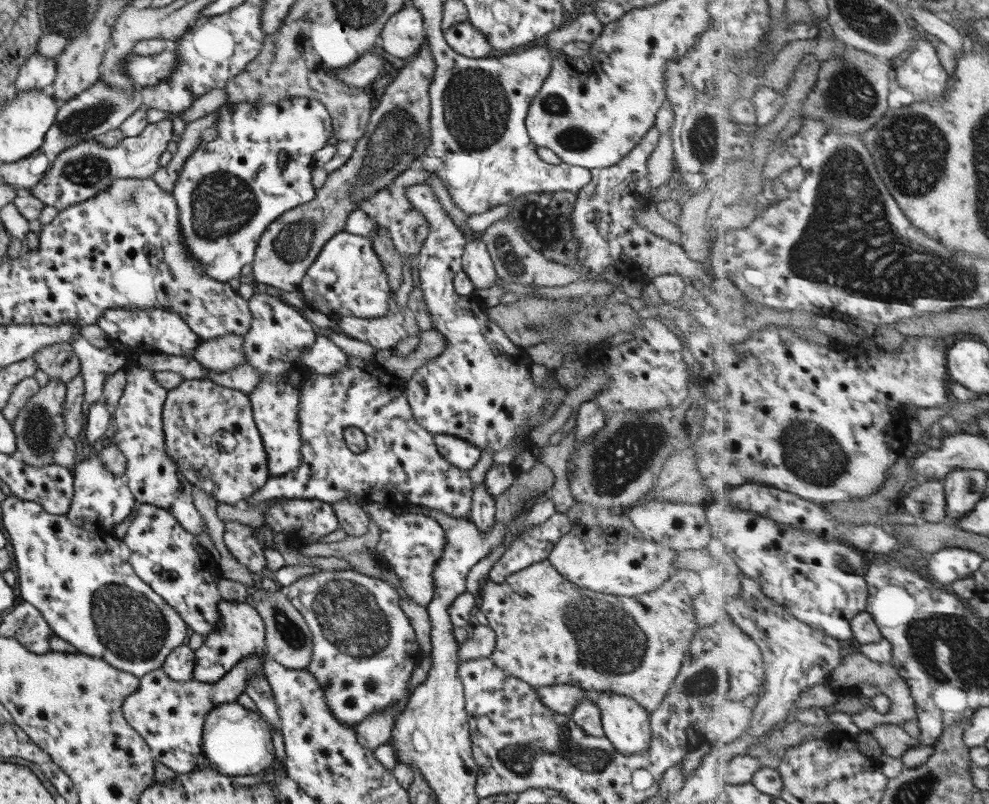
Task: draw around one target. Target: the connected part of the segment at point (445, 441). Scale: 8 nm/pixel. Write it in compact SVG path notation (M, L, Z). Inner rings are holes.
M434 434L433 437L438 452L459 469L469 471L480 460L481 449L472 442L450 434Z

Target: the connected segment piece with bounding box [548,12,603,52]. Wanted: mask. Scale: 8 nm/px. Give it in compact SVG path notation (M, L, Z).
M594 13L578 14L576 20L569 27L562 26L554 30L549 36L549 46L556 52L570 42L581 41L589 46L595 42L603 32L603 22Z

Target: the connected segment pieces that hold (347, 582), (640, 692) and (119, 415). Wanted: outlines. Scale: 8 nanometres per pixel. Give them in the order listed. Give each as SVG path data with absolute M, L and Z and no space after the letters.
M324 570L303 576L284 588L290 602L305 619L312 633L313 649L306 670L314 674L324 690L328 708L338 722L354 727L374 712L388 708L402 709L410 698L408 691L412 670L420 662L415 630L400 608L400 596L396 588L386 581L350 570Z
M541 561L528 566L528 568L519 570L511 574L504 584L496 584L486 579L484 587L480 588L479 596L481 598L480 609L482 614L488 619L488 625L494 629L496 634L496 644L494 651L489 656L492 662L500 669L505 670L508 674L513 674L516 678L532 685L533 687L543 687L557 684L570 683L578 685L585 690L596 690L602 692L614 692L624 696L633 698L644 710L654 712L658 708L658 704L664 700L670 684L678 676L678 670L682 666L684 654L690 648L690 642L694 638L695 632L699 629L697 619L693 609L693 600L701 594L706 594L712 590L722 590L718 588L722 581L713 568L702 568L700 571L692 569L678 569L678 572L668 577L660 587L652 592L641 594L639 597L614 596L614 594L602 594L582 588L578 584L574 584L562 576L550 564L550 562Z
M137 361L126 371L126 386L113 409L116 434L112 442L126 456L124 479L134 499L142 504L164 508L178 523L195 537L207 529L204 518L196 510L192 497L193 484L183 478L180 468L168 458L164 446L163 406L168 389L160 386L150 370Z

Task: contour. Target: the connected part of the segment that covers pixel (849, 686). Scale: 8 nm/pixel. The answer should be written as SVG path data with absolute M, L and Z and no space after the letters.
M864 652L854 653L847 656L844 662L832 672L828 679L828 683L833 690L838 687L848 690L851 693L858 692L864 682L878 686L882 693L887 694L892 699L893 706L892 711L888 714L877 712L871 708L866 708L866 710L854 714L852 716L854 722L863 731L871 732L878 724L894 723L903 726L906 722L919 718L917 702L912 694L908 680L900 674L900 670L894 666L894 663L886 664L886 662L876 662L876 660L872 660Z

